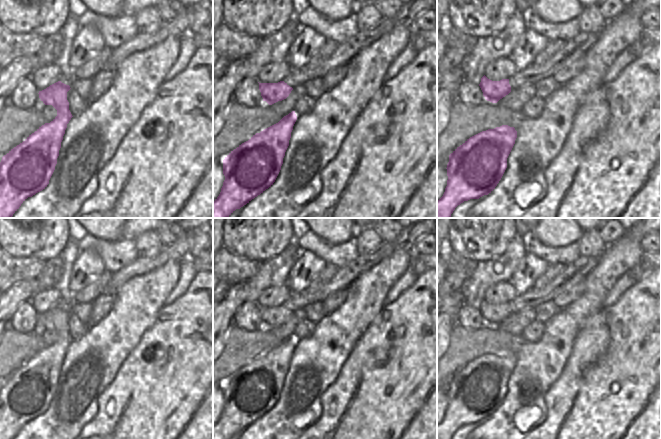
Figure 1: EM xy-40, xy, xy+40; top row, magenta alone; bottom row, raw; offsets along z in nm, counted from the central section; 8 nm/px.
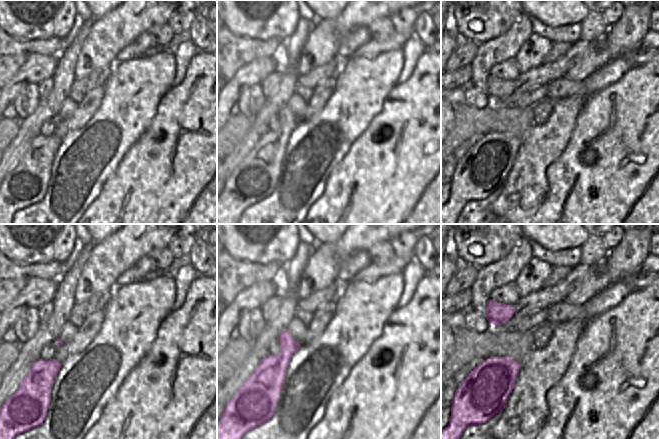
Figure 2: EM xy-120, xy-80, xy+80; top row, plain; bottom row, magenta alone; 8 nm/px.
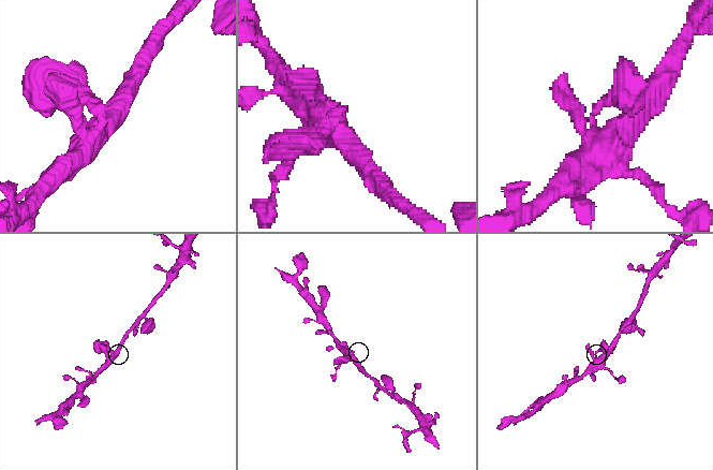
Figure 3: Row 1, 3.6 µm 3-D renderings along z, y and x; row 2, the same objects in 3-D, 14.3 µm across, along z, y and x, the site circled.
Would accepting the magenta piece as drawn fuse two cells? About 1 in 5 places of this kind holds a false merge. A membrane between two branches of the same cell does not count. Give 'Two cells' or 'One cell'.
One cell.

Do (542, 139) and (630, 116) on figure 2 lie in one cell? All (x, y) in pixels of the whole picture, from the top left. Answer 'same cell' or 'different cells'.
different cells

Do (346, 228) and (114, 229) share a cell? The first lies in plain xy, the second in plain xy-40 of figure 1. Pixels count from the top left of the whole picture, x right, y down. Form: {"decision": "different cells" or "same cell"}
{"decision": "same cell"}

